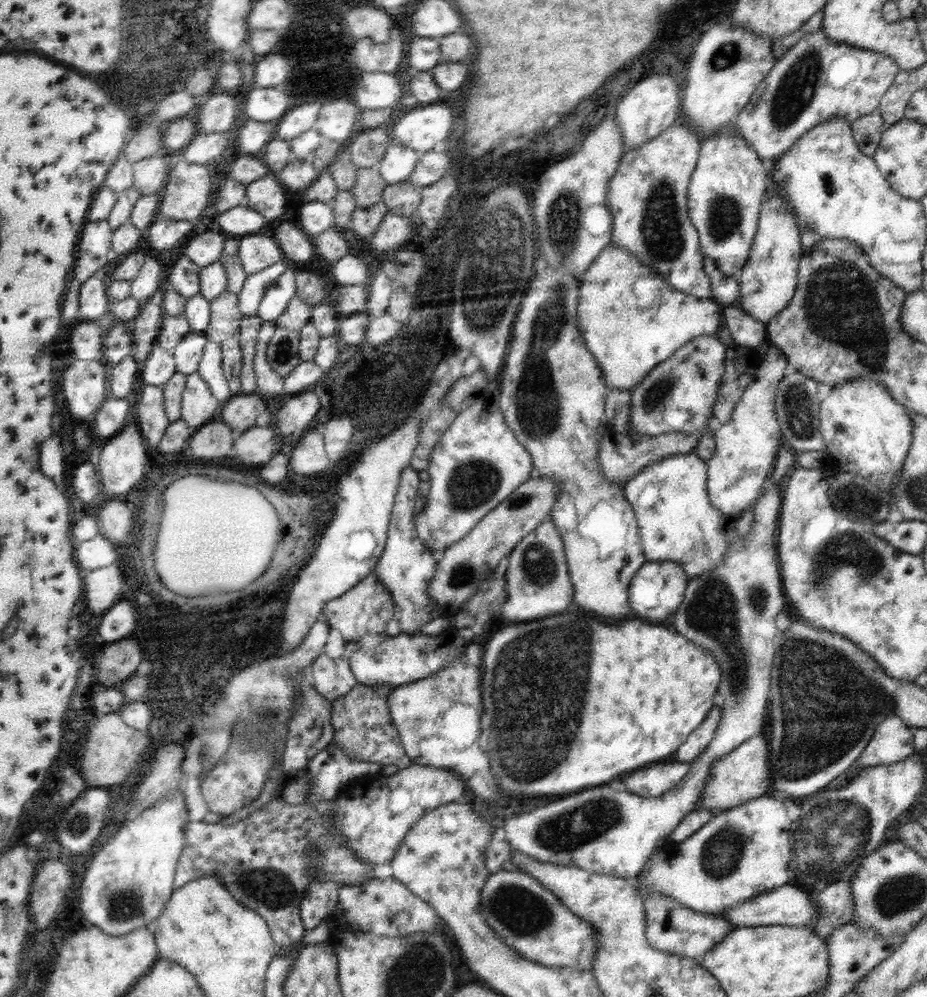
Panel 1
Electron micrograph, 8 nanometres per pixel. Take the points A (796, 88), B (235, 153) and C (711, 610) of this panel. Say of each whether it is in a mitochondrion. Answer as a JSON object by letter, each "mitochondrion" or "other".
{"A":"mitochondrion","B":"other","C":"mitochondrion"}

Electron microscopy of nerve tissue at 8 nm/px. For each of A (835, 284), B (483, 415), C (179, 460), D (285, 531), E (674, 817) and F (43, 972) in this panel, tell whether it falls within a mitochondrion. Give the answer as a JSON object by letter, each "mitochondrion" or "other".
{"A":"mitochondrion","B":"other","C":"other","D":"other","E":"other","F":"other"}

